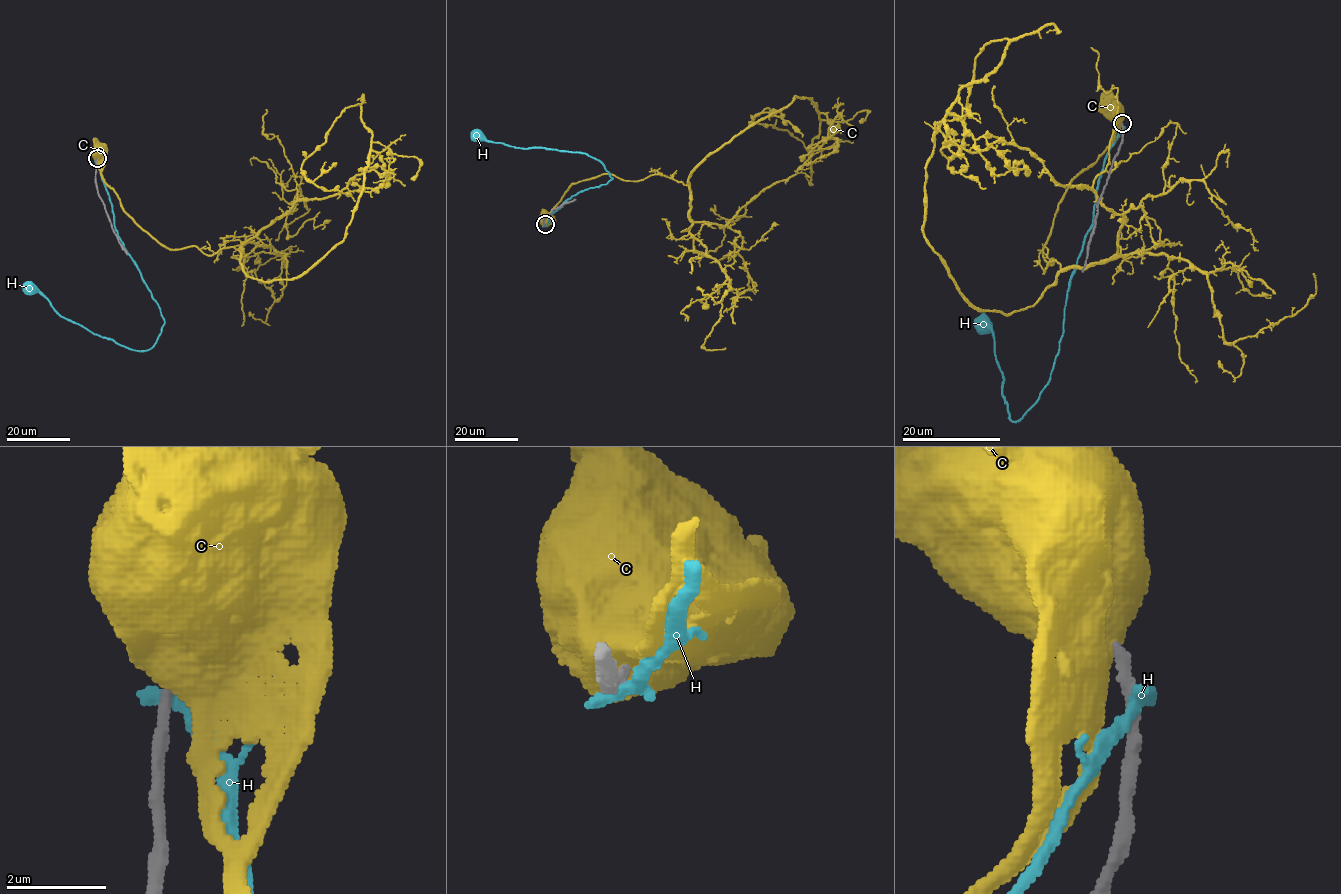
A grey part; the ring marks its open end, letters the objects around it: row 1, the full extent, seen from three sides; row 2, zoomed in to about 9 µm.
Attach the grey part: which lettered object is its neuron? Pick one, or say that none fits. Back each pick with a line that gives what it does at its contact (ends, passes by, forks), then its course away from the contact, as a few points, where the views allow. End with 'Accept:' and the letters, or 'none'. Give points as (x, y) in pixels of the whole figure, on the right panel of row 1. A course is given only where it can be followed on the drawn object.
Accept: none

